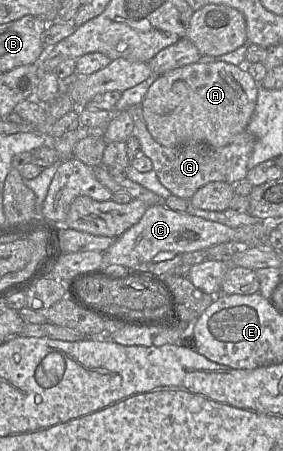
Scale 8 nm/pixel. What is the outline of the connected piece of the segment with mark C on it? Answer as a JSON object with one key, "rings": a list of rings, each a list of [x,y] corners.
{"rings":[[[163,204],[149,206],[142,218],[103,252],[101,267],[96,271],[109,273],[114,268],[133,270],[140,268],[141,264],[150,261],[162,251],[186,253],[224,243],[237,242],[253,244],[255,241],[265,241],[266,227],[257,222],[253,225],[230,227],[219,222],[210,221],[202,217],[184,212],[171,210]]]}

